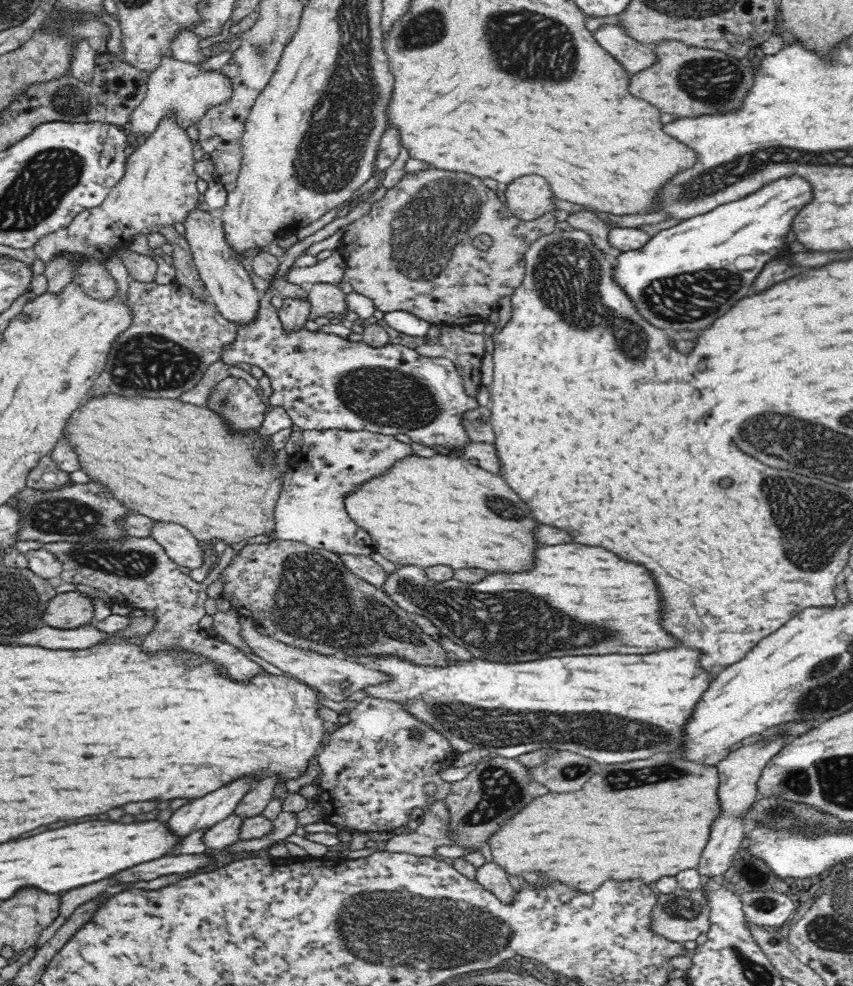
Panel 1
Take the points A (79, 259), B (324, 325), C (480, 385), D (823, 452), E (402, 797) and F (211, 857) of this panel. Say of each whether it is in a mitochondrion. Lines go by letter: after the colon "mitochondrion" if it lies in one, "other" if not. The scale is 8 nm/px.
A: other
B: other
C: other
D: mitochondrion
E: other
F: other

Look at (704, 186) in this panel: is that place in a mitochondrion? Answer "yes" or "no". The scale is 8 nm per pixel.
yes

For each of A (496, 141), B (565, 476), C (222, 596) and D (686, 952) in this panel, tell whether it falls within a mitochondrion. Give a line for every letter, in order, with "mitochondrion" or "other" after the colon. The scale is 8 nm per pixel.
A: other
B: other
C: other
D: other

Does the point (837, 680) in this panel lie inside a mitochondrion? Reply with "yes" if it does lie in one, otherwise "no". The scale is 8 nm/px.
yes

